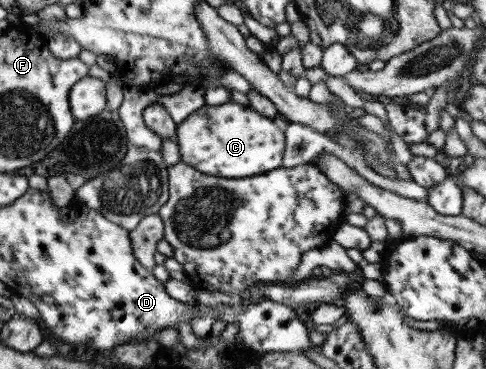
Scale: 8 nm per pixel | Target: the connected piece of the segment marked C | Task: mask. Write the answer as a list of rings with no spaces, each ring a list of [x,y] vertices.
[[[228,102],[223,105],[207,105],[195,110],[187,119],[177,124],[178,149],[181,162],[196,171],[215,177],[251,177],[280,168],[285,152],[285,132],[269,117],[261,115],[250,105]]]

